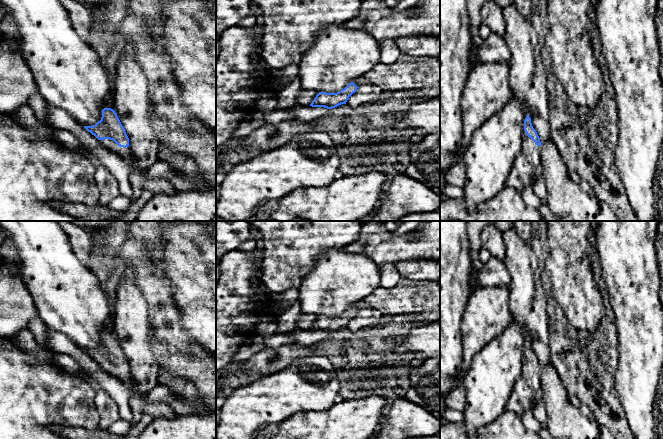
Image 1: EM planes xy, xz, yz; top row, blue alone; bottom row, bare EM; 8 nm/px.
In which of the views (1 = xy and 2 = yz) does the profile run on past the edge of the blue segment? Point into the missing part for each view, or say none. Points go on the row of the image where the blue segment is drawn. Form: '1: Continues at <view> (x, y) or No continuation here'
1: Continues at xy (126, 156)
2: Continues at yz (529, 158)

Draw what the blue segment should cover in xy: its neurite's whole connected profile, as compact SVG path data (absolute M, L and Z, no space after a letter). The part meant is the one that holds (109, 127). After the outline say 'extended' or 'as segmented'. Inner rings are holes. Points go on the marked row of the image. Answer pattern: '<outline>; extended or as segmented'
M104 108L101 120L93 126L84 128L94 135L107 151L119 156L130 168L134 167L129 138L113 109Z; extended

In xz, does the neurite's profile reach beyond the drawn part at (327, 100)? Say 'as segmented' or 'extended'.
extended

